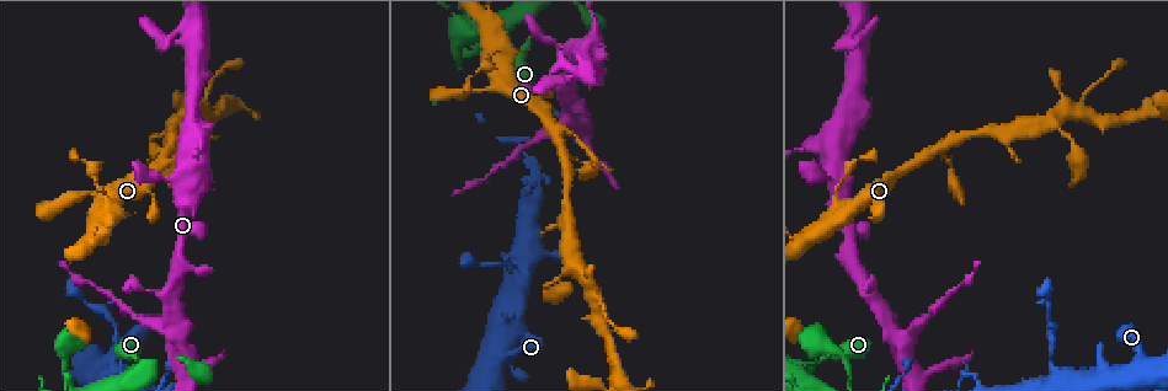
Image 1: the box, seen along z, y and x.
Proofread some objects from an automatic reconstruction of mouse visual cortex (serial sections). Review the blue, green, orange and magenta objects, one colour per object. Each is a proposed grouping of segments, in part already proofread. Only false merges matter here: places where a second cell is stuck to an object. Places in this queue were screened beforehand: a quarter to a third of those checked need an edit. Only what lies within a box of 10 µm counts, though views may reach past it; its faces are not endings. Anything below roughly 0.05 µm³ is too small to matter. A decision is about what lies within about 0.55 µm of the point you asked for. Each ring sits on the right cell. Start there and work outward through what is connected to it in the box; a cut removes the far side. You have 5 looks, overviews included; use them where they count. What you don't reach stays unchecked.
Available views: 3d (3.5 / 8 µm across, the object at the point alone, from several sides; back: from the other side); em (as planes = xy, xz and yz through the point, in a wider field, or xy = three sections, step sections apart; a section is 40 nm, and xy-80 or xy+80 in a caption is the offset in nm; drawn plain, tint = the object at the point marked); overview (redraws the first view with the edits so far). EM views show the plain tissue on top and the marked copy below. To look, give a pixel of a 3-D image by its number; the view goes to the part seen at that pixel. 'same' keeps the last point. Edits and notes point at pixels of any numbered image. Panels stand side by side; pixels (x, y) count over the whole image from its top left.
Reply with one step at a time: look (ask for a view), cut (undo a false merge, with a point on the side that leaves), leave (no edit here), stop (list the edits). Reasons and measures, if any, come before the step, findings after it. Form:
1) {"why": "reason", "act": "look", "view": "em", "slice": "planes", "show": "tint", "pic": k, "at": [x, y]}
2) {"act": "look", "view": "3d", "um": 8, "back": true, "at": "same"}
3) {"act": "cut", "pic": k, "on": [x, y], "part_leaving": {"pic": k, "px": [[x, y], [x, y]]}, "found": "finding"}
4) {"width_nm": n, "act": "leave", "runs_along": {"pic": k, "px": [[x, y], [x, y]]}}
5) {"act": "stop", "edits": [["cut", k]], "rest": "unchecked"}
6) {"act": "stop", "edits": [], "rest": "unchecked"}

{"why": "branch point", "act": "look", "view": "em", "slice": "xy", "step": 3, "show": "tint", "pic": 1, "at": [111, 206]}

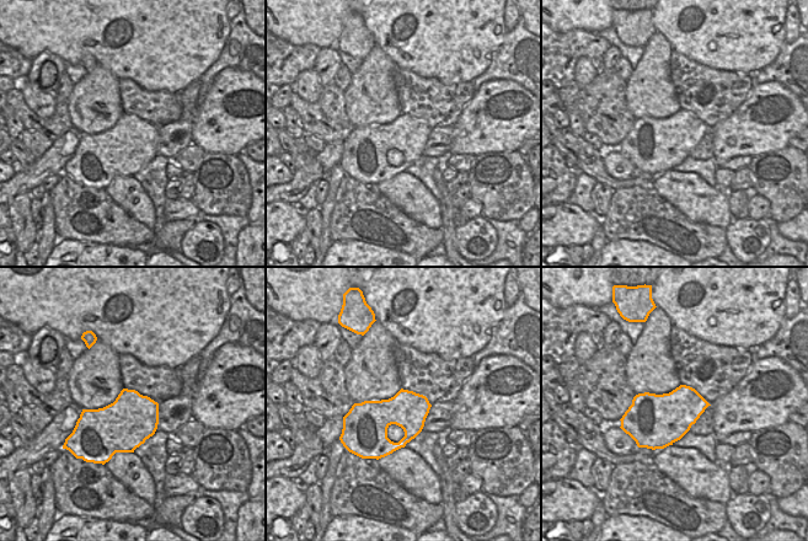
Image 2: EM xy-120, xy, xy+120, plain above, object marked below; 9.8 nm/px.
{"act": "look", "view": "3d", "um": 3.5, "at": "same"}

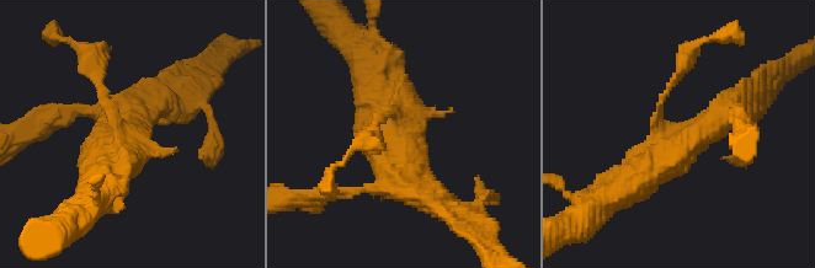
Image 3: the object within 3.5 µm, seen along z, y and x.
{"act": "leave", "found": "one cell here"}

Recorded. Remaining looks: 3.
{"why": "thick turns thin", "act": "look", "view": "3d", "um": 3.5, "pic": 1, "at": [152, 320]}

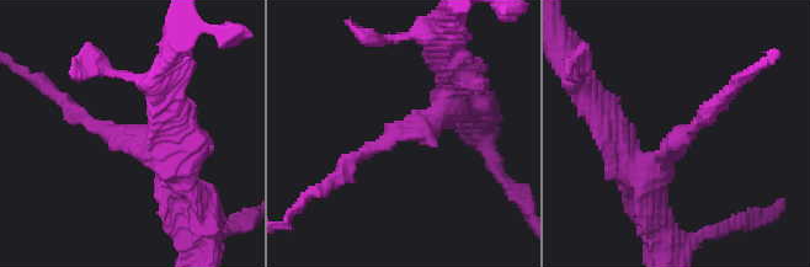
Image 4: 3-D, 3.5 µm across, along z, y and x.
{"act": "look", "view": "em", "slice": "xy", "step": 1, "show": "tint", "pic": 4, "at": [404, 129]}

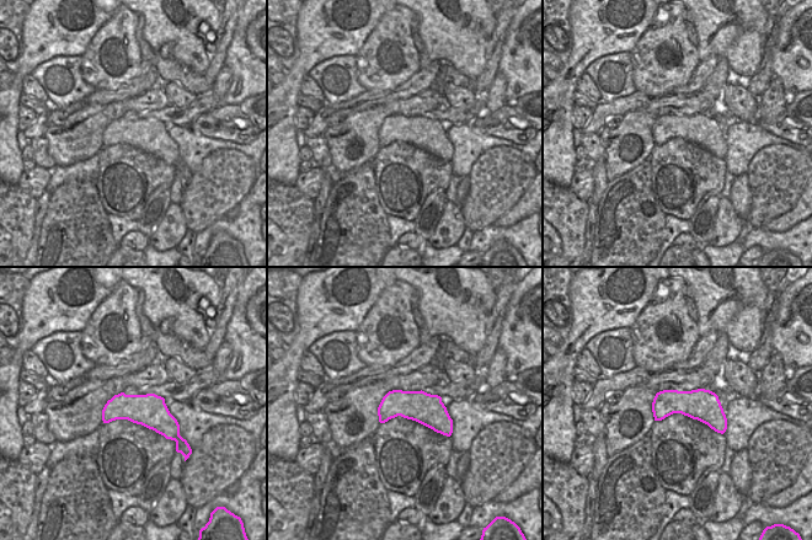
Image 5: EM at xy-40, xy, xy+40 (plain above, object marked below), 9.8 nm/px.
{"act": "leave", "runs_along": {"pic": 4, "px": [[453, 86], [435, 118], [340, 171]]}, "found": "continuous, no second cell"}

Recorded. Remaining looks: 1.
{"act": "stop", "edits": [], "rest": "unchecked"}

